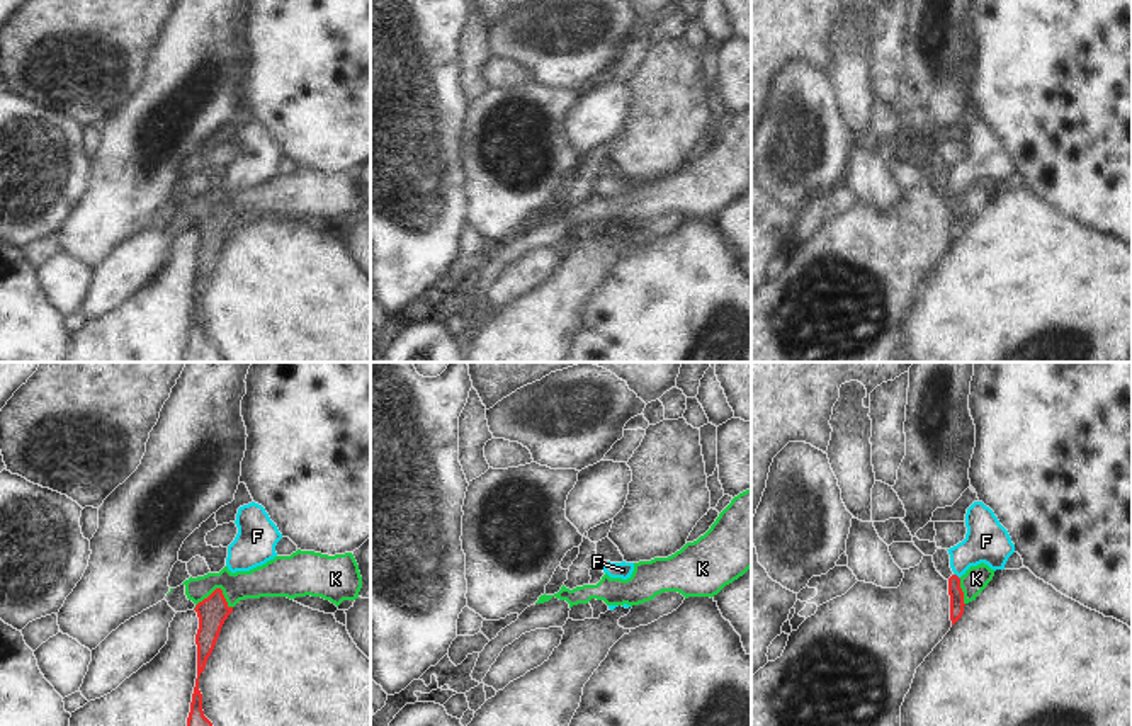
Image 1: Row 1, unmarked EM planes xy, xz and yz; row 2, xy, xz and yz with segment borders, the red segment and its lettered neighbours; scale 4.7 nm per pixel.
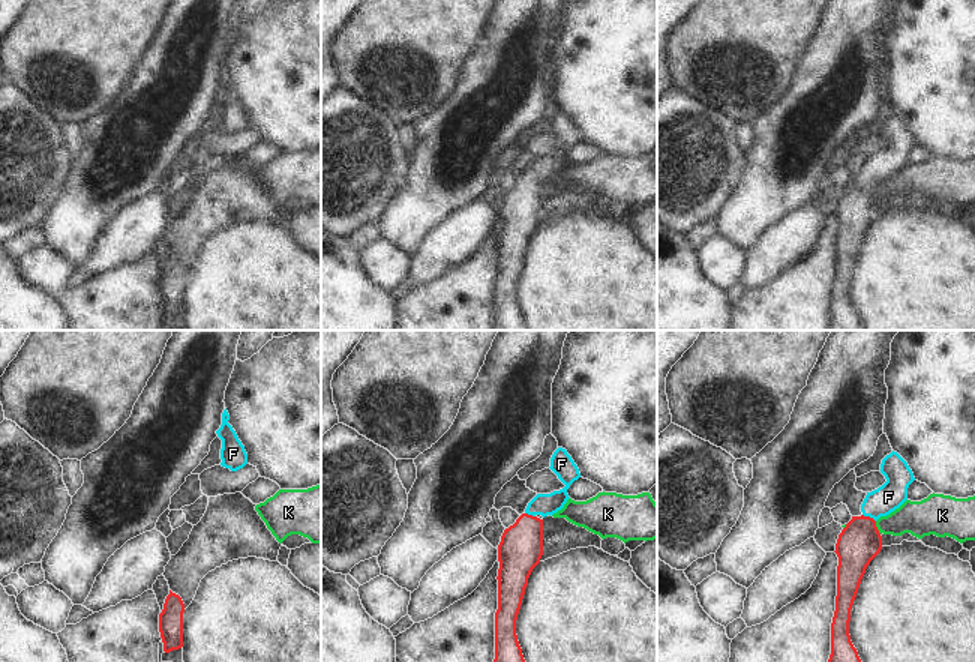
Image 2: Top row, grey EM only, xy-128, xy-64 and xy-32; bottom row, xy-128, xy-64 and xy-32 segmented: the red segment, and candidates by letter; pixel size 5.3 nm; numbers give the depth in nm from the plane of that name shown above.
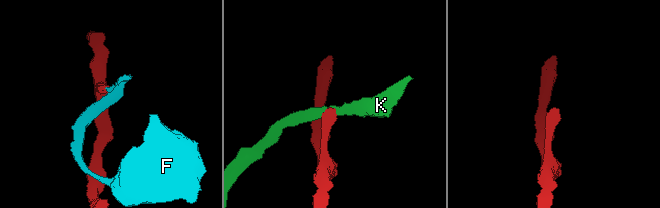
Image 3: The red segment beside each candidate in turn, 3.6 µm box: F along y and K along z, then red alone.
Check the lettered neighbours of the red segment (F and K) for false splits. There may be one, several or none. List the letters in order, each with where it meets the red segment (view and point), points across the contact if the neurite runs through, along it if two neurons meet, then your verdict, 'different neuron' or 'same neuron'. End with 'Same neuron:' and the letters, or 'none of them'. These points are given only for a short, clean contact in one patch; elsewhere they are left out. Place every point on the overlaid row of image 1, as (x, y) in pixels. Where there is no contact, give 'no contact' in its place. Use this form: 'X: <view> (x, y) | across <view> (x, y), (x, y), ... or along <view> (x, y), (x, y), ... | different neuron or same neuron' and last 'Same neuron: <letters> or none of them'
F: yz (957, 577) | across yz (956, 592), (957, 577), (959, 568), (986, 541) | same neuron
K: xy (216, 589) | along xy (232, 606), (223, 592), (215, 589), (194, 609) | different neuron
Same neuron: F

